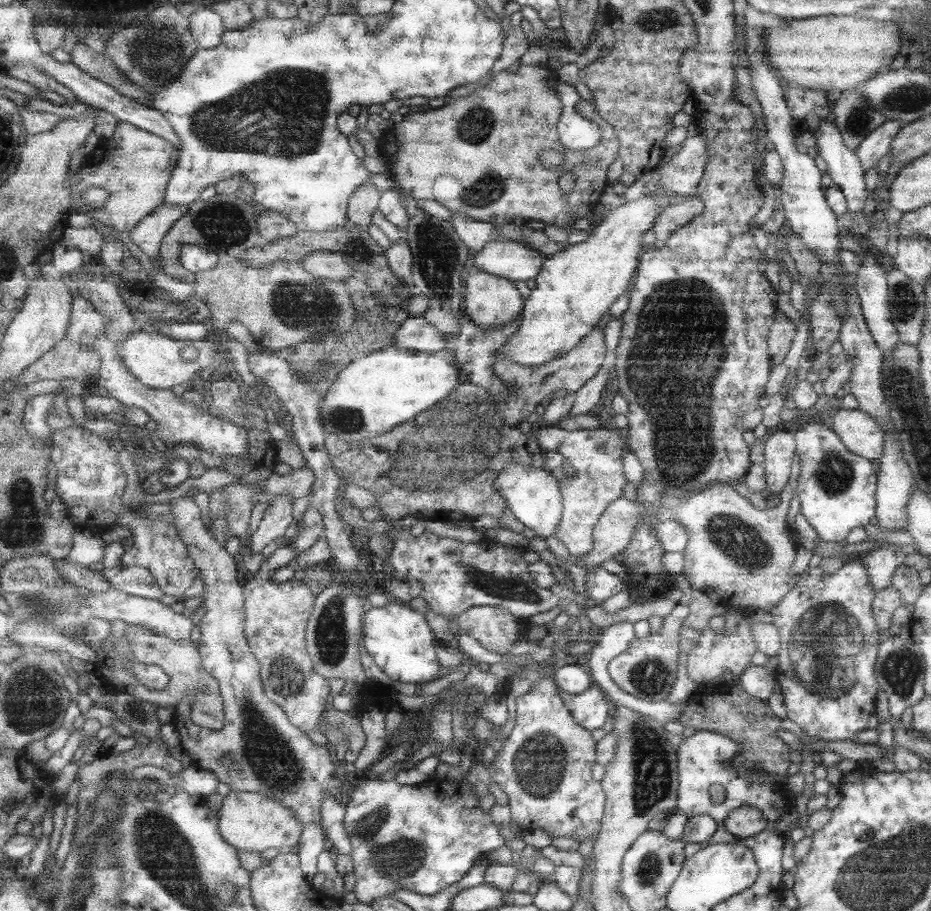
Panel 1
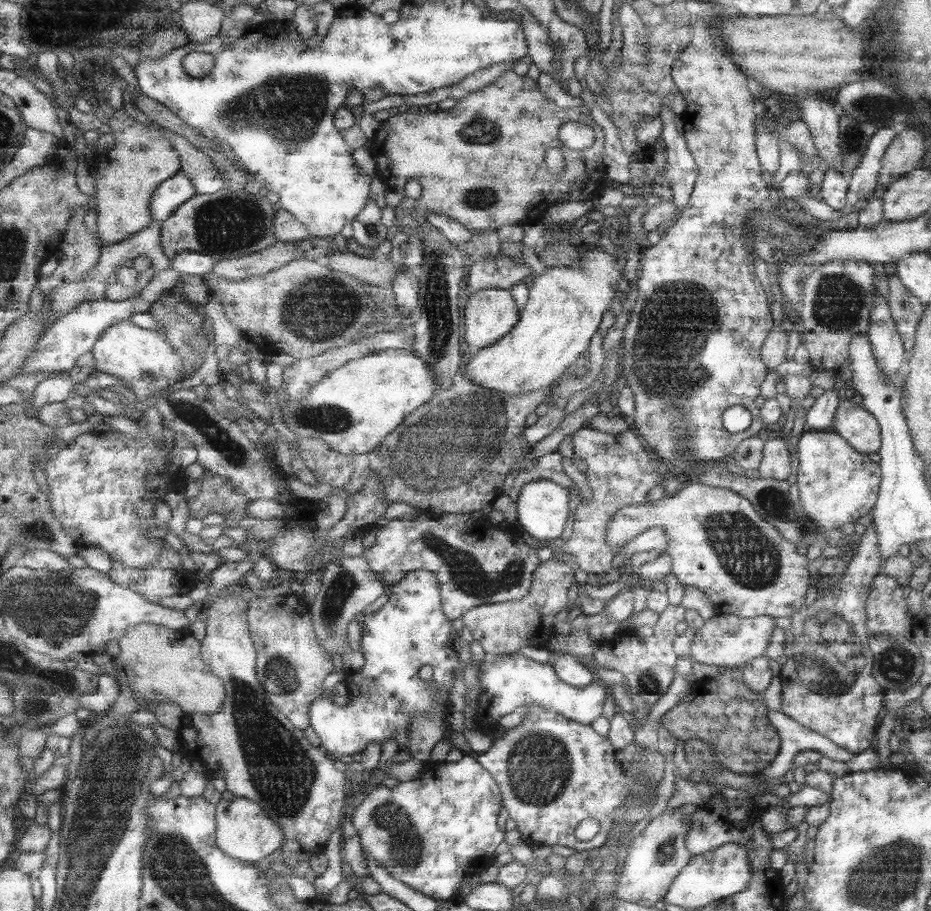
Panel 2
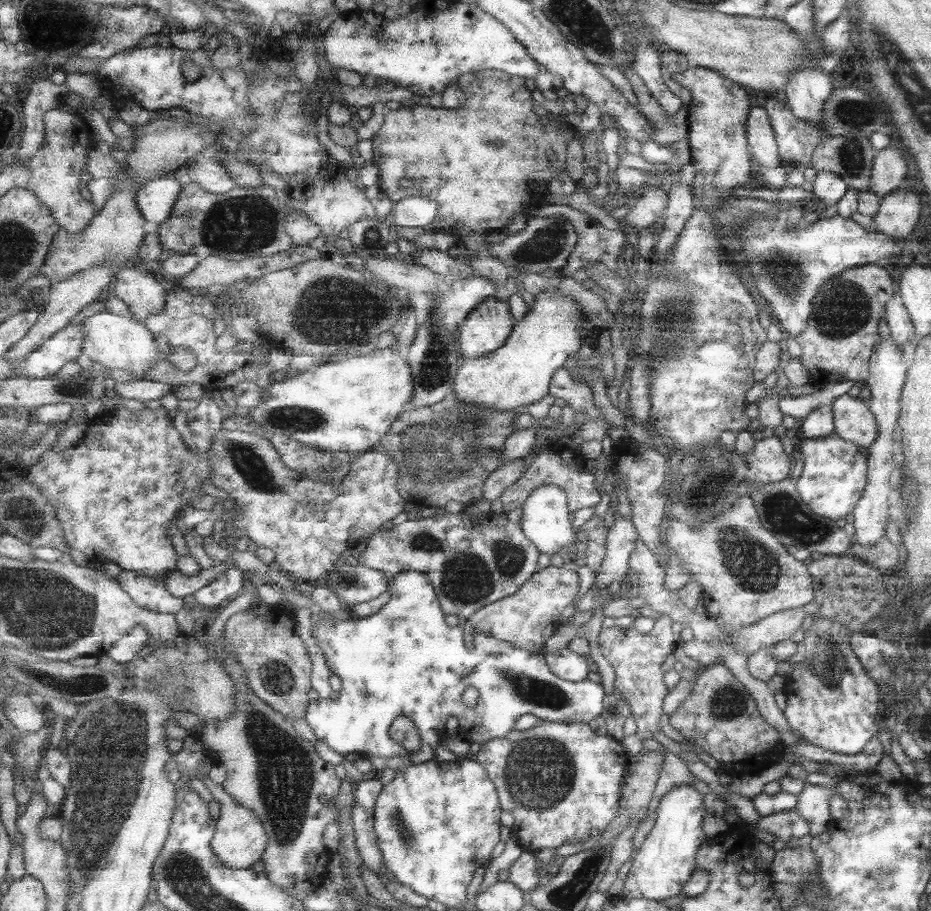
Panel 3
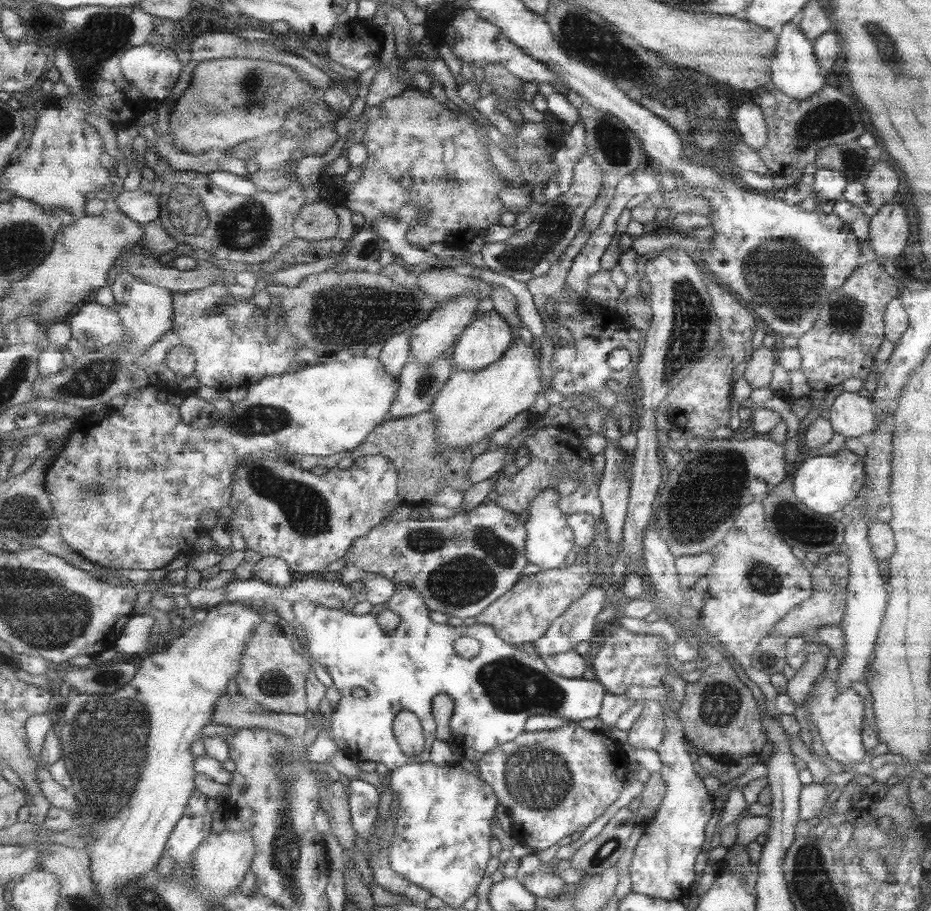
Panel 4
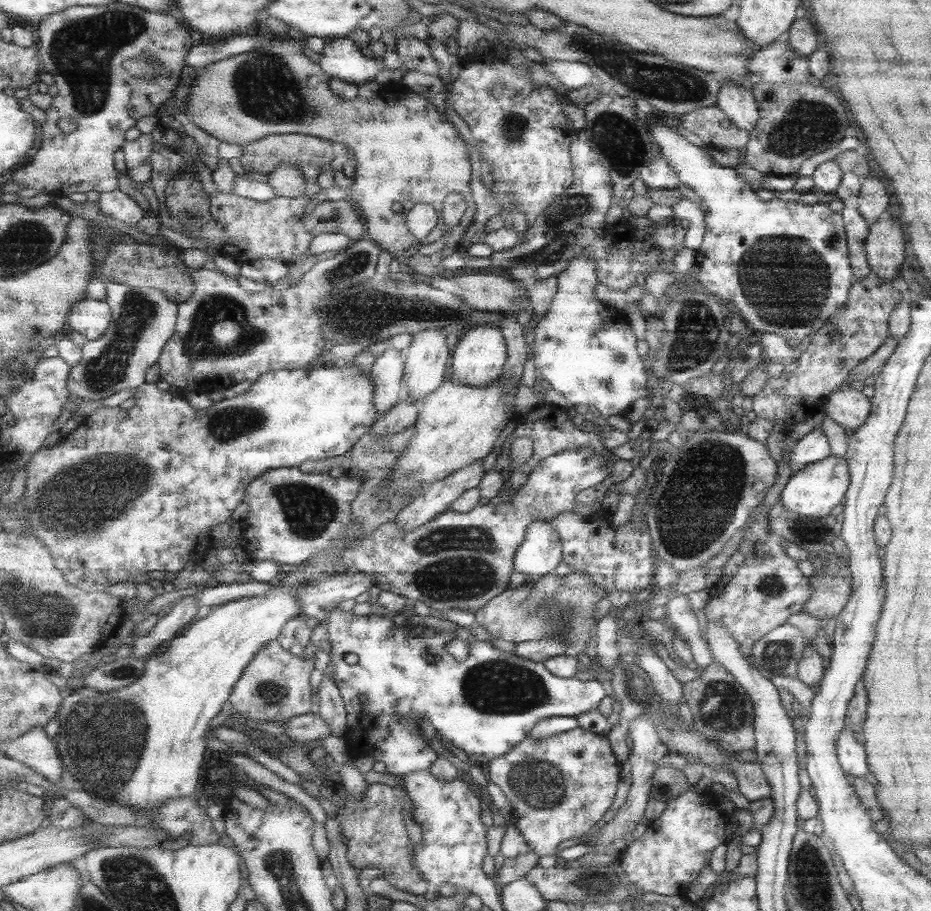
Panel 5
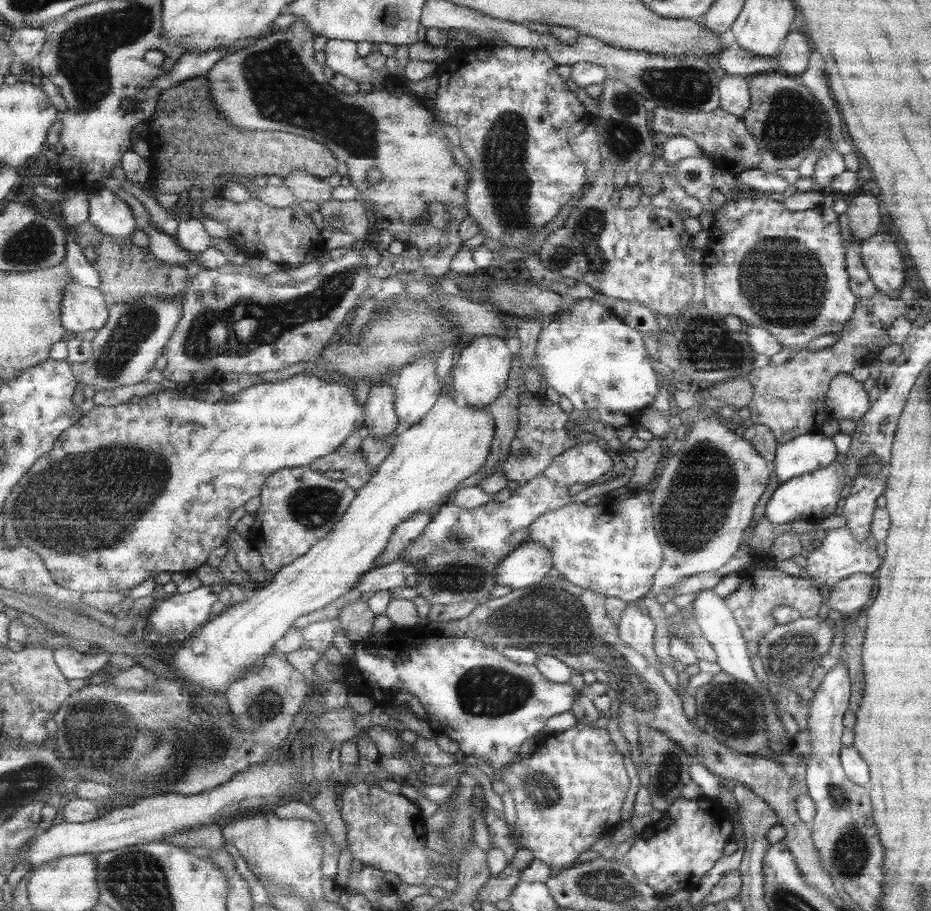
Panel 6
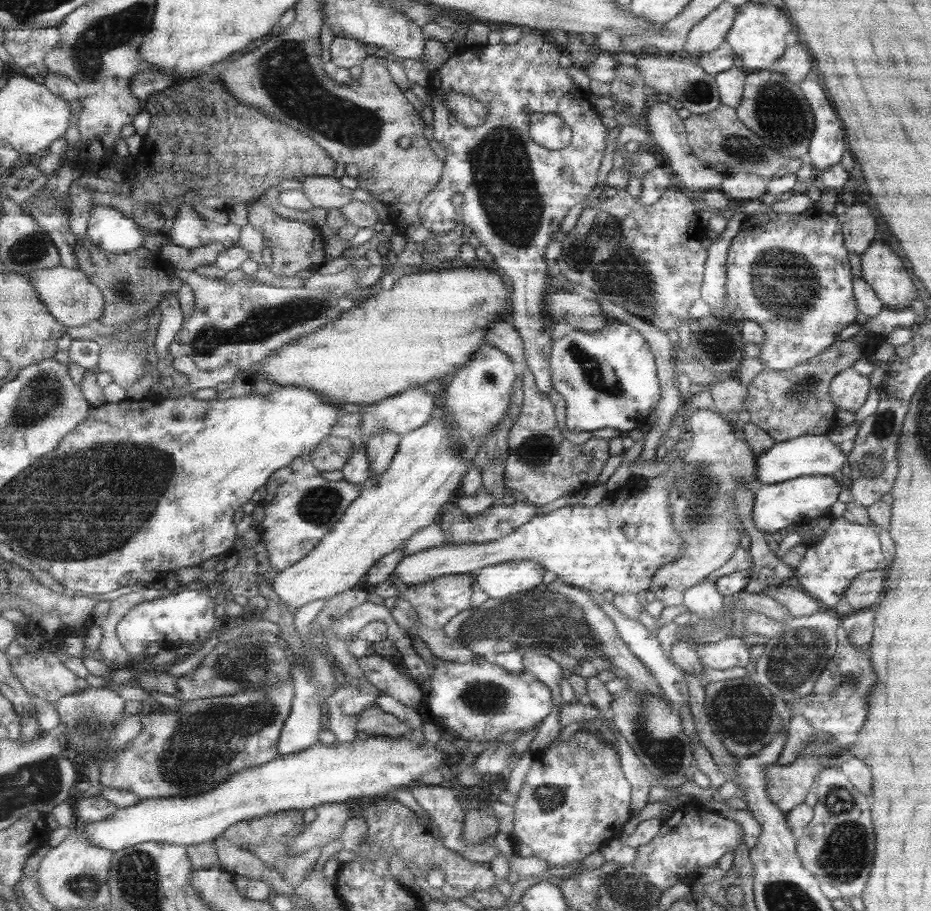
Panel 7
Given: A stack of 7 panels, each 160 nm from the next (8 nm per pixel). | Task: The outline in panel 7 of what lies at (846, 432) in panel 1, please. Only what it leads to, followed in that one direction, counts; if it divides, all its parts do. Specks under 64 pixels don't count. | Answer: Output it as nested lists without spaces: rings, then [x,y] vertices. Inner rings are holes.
[[[851,366],[831,379],[828,395],[836,409],[854,413],[866,401],[869,387],[869,379]]]

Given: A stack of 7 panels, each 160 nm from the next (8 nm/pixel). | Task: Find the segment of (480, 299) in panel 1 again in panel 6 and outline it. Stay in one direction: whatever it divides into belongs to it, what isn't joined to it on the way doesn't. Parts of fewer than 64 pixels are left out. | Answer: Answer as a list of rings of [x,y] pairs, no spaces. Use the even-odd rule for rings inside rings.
[[[482,336],[462,348],[453,363],[452,381],[456,397],[462,404],[487,409],[507,388],[514,358],[520,352],[518,337]]]

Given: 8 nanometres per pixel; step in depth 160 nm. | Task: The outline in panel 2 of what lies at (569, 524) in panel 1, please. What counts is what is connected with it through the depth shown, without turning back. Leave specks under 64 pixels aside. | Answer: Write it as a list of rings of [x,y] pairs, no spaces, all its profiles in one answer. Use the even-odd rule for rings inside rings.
[[[586,422],[581,430],[572,434],[572,443],[574,457],[581,458],[587,464],[588,471],[585,474],[593,498],[582,500],[582,503],[576,508],[575,513],[573,513],[573,533],[568,541],[563,542],[560,546],[574,567],[579,567],[586,573],[598,576],[613,566],[613,558],[615,558],[615,553],[607,543],[607,526],[614,519],[615,513],[625,506],[643,506],[643,504],[649,506],[649,504],[653,504],[653,502],[647,501],[647,493],[651,488],[661,484],[661,479],[659,479],[660,459],[642,442],[635,430],[627,429],[619,434],[609,434],[589,427],[588,423]]]

